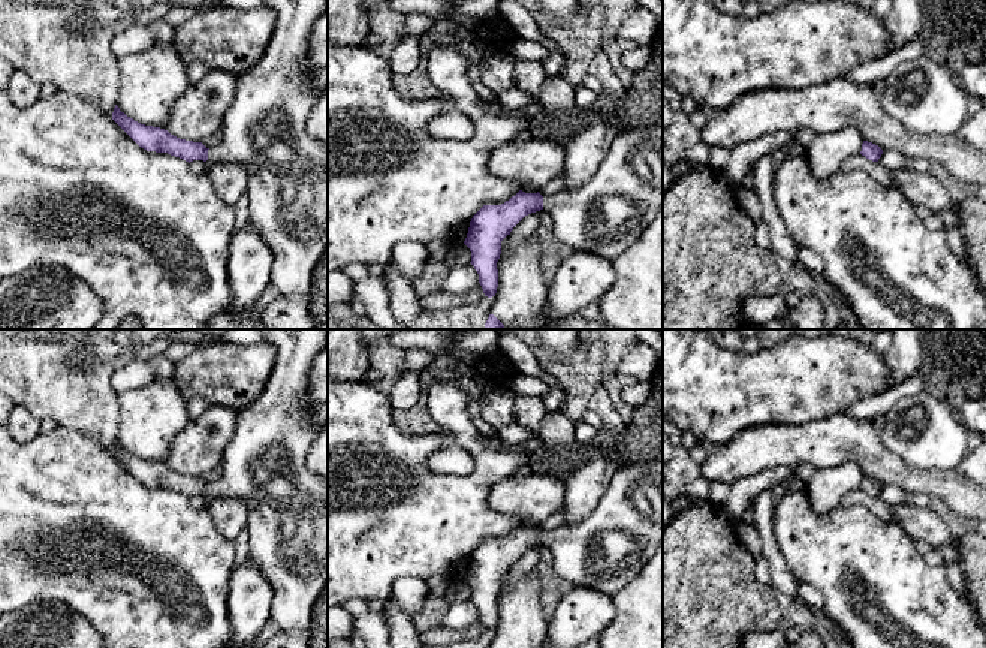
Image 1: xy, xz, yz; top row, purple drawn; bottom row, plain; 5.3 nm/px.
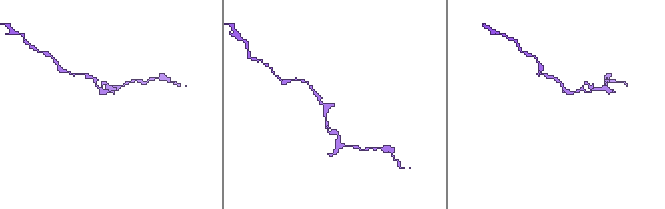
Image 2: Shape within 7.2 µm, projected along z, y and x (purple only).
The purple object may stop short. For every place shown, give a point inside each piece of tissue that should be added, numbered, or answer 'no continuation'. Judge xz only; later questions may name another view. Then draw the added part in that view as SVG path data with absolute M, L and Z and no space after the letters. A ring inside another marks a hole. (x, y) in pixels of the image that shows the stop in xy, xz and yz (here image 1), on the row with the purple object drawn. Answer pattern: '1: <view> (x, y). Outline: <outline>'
1: xz (606, 214). Outline: M663 124L619 132L595 175L575 190L560 190L543 198L543 210L554 220L554 233L573 251L592 251L613 260L633 245L663 205Z

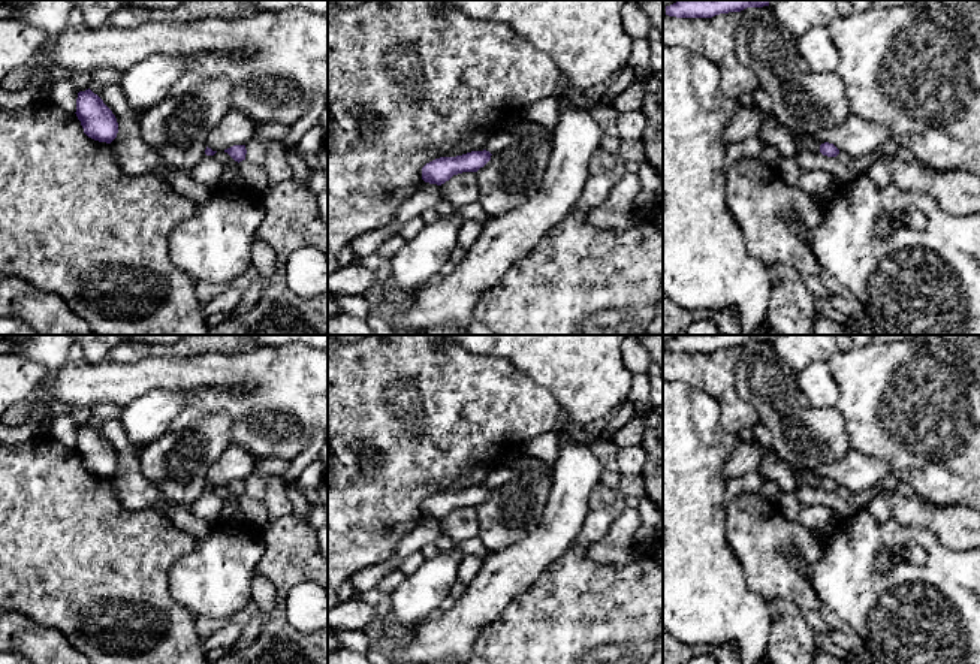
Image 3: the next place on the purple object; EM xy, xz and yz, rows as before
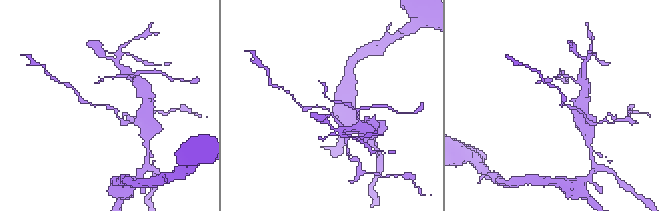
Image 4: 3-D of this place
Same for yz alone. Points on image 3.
no continuation

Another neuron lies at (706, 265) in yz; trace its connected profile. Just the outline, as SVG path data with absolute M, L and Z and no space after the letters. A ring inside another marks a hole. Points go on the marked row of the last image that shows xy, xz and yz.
M663 43L663 293L687 311L735 307L744 333L753 335L766 323L774 283L769 268L748 253L726 202L723 133L739 108L738 99L721 91L720 70L709 58Z

